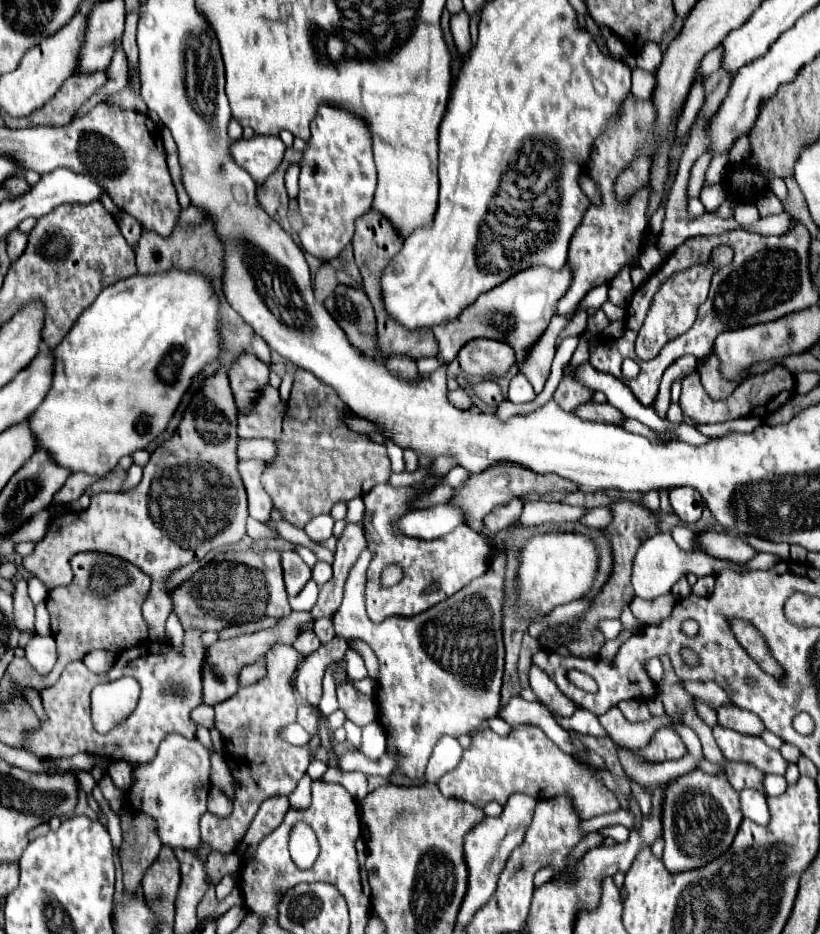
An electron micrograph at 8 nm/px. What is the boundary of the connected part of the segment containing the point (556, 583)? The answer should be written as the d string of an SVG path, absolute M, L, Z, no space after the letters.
M549 533L531 537L519 561L519 605L521 617L533 617L535 613L549 613L549 609L581 599L595 577L597 553L593 541L573 533Z

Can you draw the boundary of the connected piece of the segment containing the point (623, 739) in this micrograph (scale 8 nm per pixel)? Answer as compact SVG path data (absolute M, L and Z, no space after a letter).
M611 707L609 711L605 711L603 715L597 717L601 727L607 729L607 733L619 743L619 745L629 745L629 747L641 747L645 745L645 741L649 741L651 733L655 727L665 727L671 725L675 719L665 717L665 719L657 719L651 717L645 723L631 723L623 717L623 713L619 711L619 707Z

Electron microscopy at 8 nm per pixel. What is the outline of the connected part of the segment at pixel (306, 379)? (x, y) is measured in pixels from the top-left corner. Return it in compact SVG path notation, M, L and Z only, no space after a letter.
M297 369L291 399L287 403L283 417L283 435L279 441L275 441L277 455L273 461L269 461L267 469L263 471L261 483L273 499L273 509L281 511L283 519L299 529L303 529L303 525L313 517L329 513L335 503L353 497L363 497L363 493L369 493L375 485L389 483L391 463L385 447L373 443L369 435L355 433L353 429L349 429L345 423L347 415L349 409L343 405L341 397L329 385L325 385L313 373Z

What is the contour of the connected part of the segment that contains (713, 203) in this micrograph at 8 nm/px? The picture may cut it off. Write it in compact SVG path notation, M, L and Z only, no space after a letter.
M715 185L715 187L709 187L709 189L703 189L701 195L699 195L701 203L705 205L707 211L713 211L717 209L721 203L723 203L723 189L721 185Z

